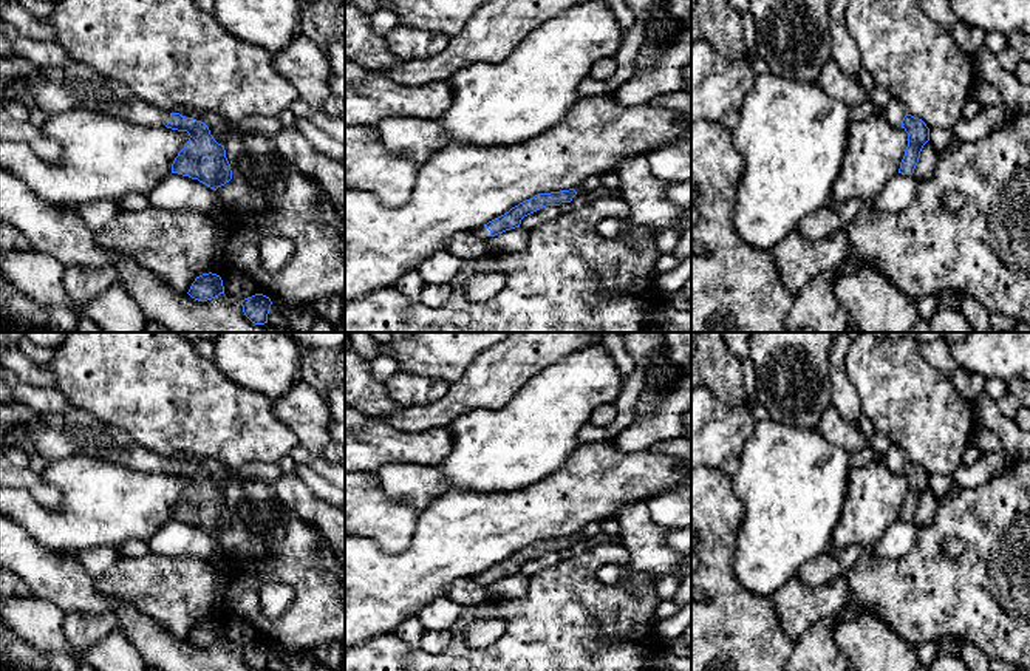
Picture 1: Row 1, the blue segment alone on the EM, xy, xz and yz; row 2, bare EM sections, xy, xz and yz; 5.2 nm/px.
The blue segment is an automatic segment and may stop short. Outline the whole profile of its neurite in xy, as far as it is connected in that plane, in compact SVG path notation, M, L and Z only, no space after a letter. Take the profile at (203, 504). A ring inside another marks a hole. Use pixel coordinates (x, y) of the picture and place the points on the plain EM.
M74 408L57 414L42 413L36 424L17 422L8 431L9 442L15 427L25 428L23 445L29 453L49 462L80 455L147 473L187 478L190 484L175 504L172 519L198 526L213 536L232 526L224 492L213 485L204 468L159 456L136 444L127 431L104 424L88 411Z

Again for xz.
M574 535L551 538L551 540L538 540L530 546L520 549L518 552L512 553L504 561L489 567L483 574L476 575L473 580L475 583L487 588L490 583L503 580L506 577L520 574L521 566L541 553L546 552L560 552L561 549L571 549L572 544L577 541Z

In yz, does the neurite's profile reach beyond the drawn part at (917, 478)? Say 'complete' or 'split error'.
complete

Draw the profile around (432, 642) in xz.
M452 629L442 632L424 631L419 648L427 654L439 654L448 646L450 640Z

